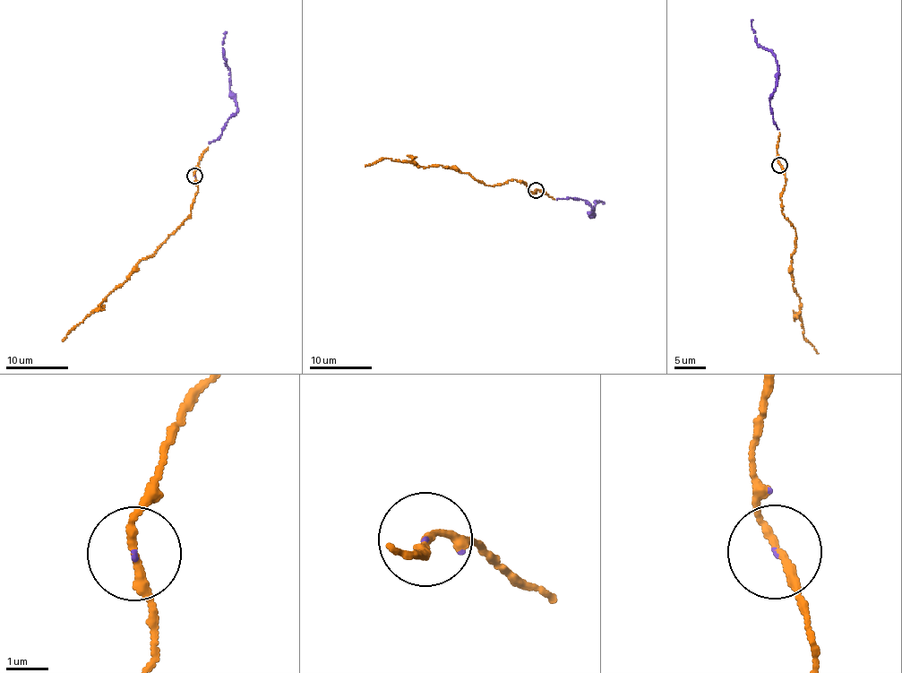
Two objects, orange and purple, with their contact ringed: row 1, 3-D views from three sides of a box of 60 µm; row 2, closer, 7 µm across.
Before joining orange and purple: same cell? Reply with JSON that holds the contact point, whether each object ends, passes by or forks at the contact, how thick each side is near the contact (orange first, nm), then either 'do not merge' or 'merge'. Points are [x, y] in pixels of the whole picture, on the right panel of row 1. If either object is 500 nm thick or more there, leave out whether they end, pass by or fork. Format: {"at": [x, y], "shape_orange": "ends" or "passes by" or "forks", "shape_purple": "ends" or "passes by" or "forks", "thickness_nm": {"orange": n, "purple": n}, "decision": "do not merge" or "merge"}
{"at": [779, 165], "shape_orange": "passes by", "shape_purple": "ends", "thickness_nm": {"orange": 190, "purple": 50}, "decision": "merge"}

